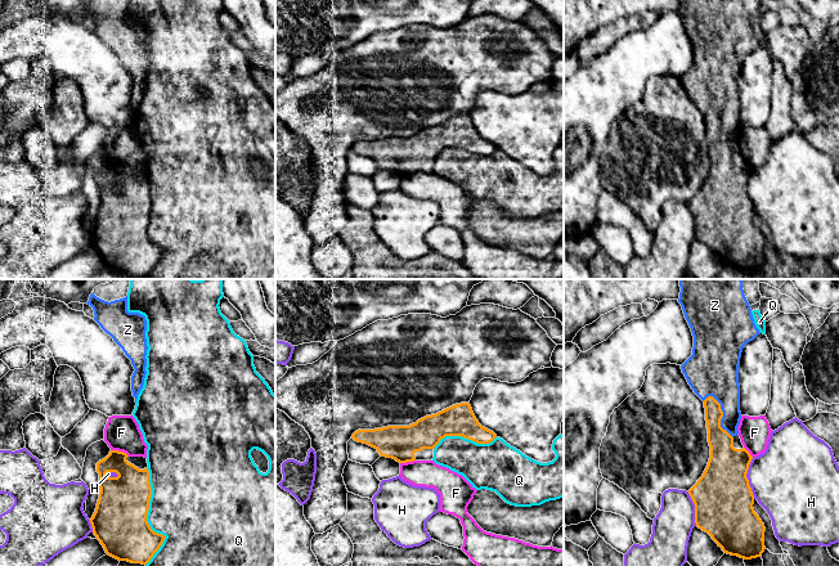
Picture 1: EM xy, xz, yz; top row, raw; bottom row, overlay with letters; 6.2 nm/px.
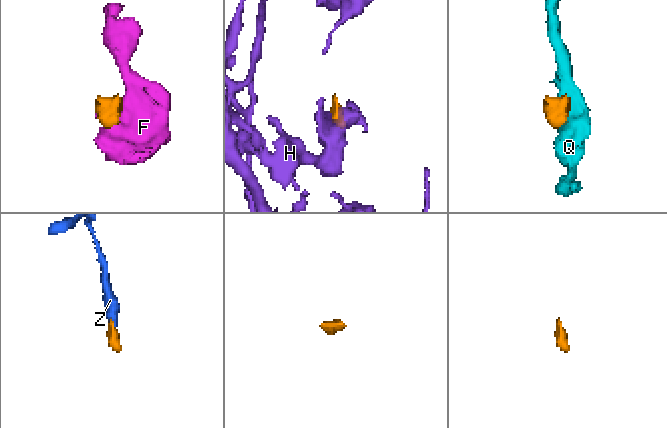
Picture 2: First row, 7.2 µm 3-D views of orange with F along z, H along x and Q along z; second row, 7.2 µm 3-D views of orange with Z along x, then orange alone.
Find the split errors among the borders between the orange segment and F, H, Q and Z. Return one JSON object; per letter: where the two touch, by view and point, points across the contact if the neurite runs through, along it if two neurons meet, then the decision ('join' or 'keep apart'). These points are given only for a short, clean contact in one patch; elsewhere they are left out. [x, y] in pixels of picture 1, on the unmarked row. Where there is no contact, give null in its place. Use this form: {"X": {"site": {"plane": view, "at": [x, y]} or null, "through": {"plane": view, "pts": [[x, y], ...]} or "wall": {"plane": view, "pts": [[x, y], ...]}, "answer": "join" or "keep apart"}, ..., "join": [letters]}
{"F": {"site": {"plane": "xy", "at": [120, 164]}, "wall": {"plane": "xy", "pts": [[111, 161], [125, 164], [129, 167]]}, "answer": "keep apart"}, "H": {"site": {"plane": "yz", "at": [746, 189]}, "answer": "keep apart"}, "Q": {"site": {"plane": "xy", "at": [146, 230]}, "answer": "keep apart"}, "Z": {"site": {"plane": "yz", "at": [722, 127]}, "answer": "join"}, "join": ["Z"]}

